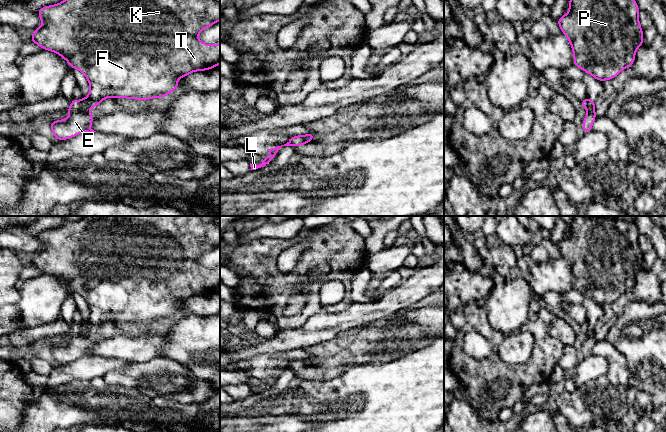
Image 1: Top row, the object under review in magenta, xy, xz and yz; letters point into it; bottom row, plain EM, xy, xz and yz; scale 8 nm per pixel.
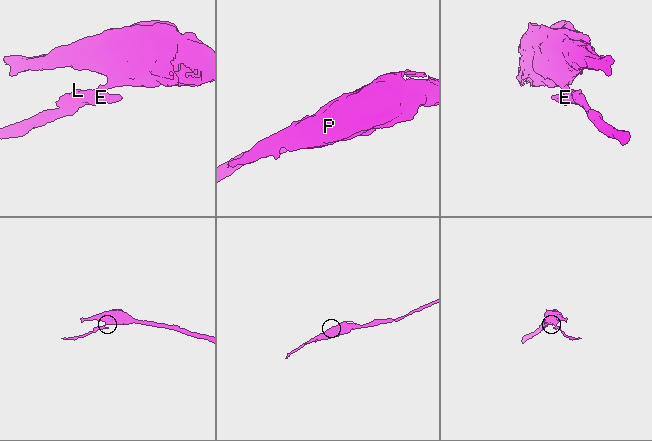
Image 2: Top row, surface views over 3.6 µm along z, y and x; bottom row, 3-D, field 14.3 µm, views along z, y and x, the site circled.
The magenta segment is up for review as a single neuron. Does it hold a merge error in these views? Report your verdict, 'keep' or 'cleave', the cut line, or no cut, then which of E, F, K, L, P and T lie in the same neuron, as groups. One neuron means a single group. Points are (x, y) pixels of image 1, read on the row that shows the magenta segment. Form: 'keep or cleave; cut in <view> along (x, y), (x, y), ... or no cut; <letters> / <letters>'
cleave; cut in xy along (81, 101), (81, 104), (86, 109); E L / F K P T

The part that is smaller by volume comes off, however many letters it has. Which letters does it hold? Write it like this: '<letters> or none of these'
E, L

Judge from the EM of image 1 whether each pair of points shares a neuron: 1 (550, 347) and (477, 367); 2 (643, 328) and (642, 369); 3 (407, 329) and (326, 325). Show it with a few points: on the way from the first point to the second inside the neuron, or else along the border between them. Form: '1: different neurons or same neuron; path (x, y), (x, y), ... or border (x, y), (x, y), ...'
1: same neuron; path (532, 365), (526, 371), (495, 371)
2: same neuron; path (643, 338), (643, 359)
3: different neurons; border (387, 318), (380, 324)

